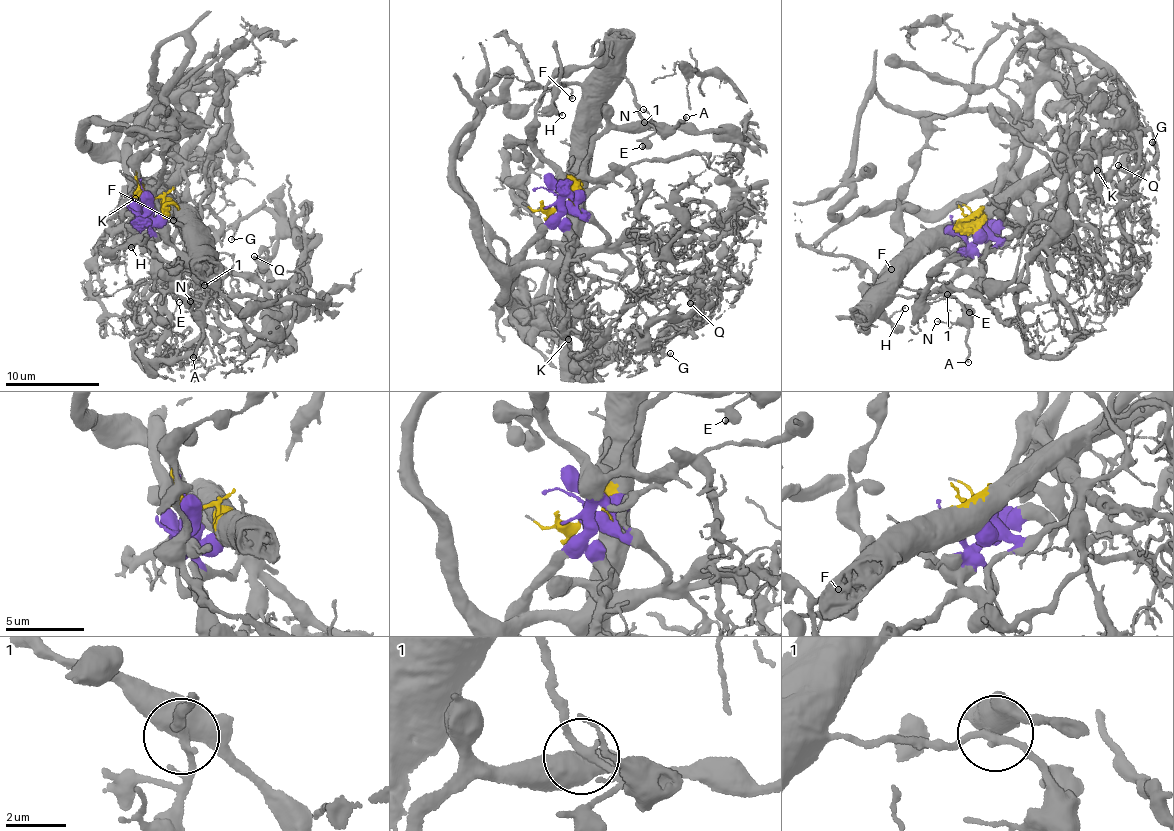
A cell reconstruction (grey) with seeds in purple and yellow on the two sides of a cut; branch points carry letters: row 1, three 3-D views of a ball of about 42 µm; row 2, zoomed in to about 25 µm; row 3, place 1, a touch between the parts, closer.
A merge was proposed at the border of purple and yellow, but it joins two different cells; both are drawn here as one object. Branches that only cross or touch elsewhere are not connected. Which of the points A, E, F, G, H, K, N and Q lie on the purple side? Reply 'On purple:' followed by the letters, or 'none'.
On purple: G, K, Q

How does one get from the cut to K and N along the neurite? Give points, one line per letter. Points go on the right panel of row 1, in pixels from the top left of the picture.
K: (974, 225), (985, 234), (1017, 227), (1052, 239), (1080, 221), (1097, 170)
N: (974, 223), (967, 219), (921, 256), (902, 277), (895, 292), (957, 300), (963, 310), (960, 318), (938, 321)

